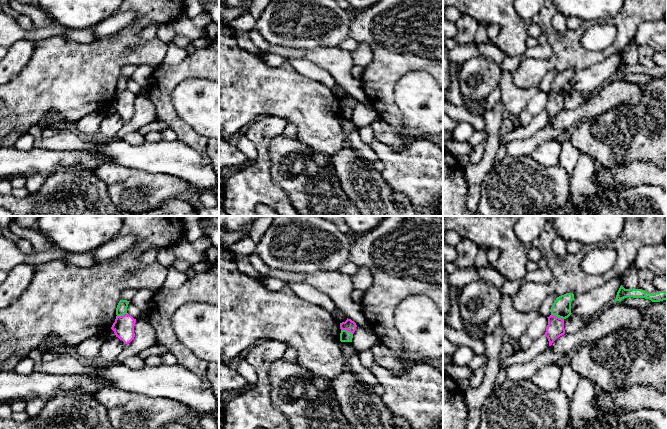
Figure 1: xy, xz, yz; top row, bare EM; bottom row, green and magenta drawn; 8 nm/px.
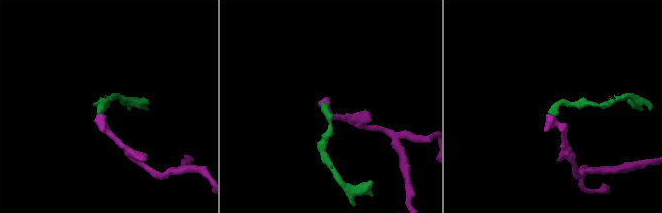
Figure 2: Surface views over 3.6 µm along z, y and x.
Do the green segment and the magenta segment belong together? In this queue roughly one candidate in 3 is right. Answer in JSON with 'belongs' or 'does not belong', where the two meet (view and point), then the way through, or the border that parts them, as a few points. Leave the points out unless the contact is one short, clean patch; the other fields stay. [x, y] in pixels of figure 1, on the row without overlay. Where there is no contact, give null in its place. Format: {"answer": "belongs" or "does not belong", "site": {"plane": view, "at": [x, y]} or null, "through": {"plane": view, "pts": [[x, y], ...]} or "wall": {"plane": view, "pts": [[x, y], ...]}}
{"answer": "does not belong", "site": {"plane": "yz", "at": [557, 92]}, "wall": {"plane": "yz", "pts": [[551, 89], [563, 95]]}}

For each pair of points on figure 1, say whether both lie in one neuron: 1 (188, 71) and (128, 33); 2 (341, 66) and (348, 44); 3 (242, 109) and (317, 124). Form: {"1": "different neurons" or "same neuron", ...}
{"1": "different neurons", "2": "different neurons", "3": "same neuron"}

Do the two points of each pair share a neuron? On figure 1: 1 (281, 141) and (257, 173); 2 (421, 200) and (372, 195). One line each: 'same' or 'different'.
1: different
2: different

